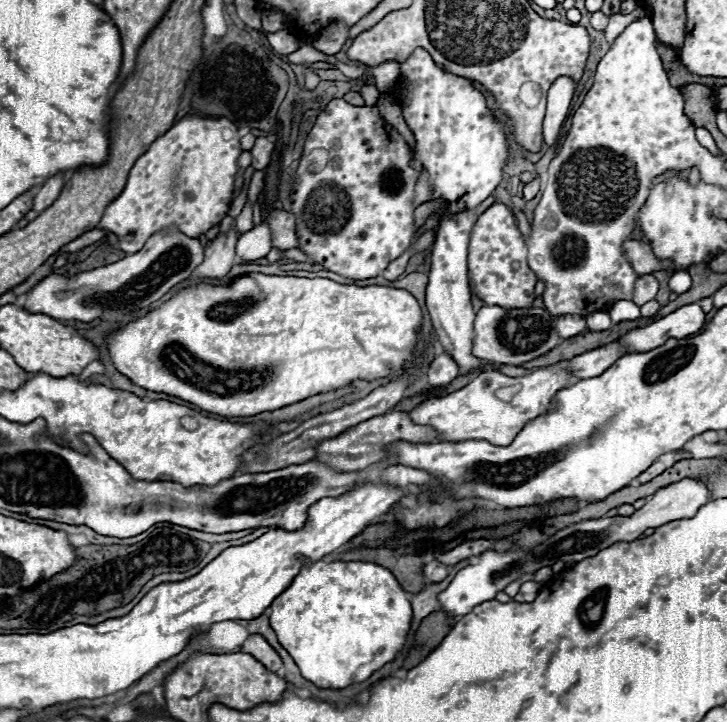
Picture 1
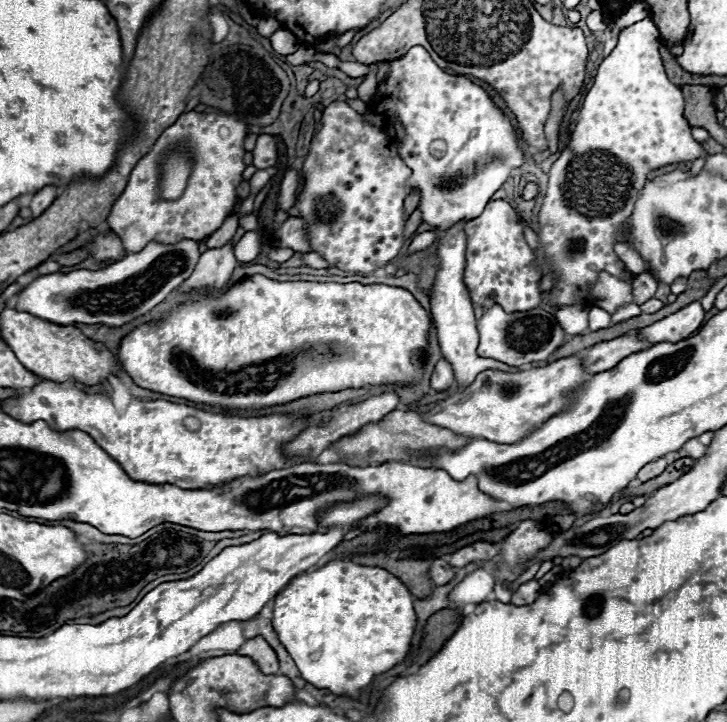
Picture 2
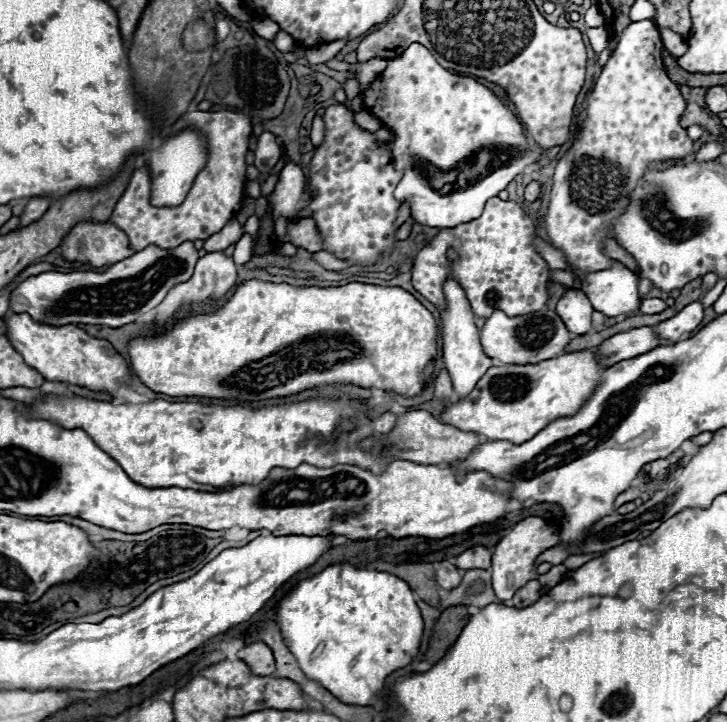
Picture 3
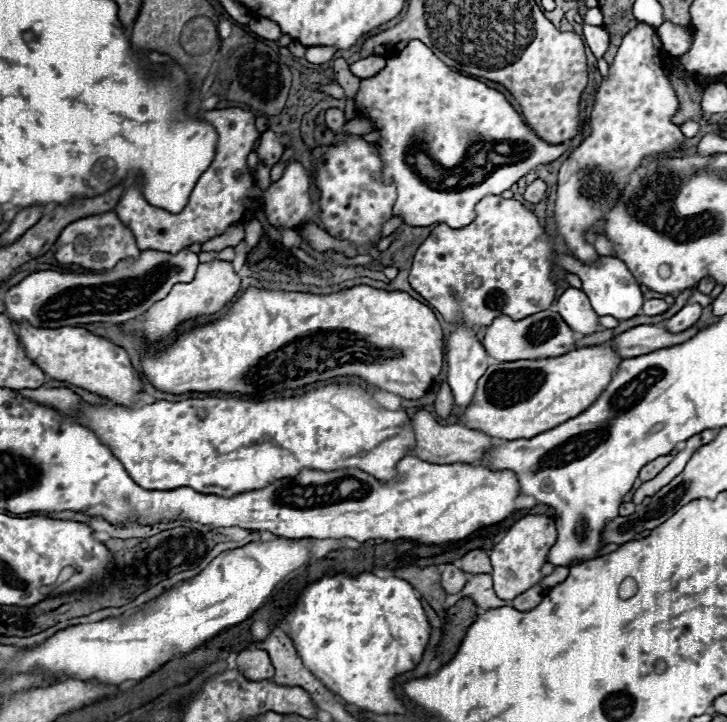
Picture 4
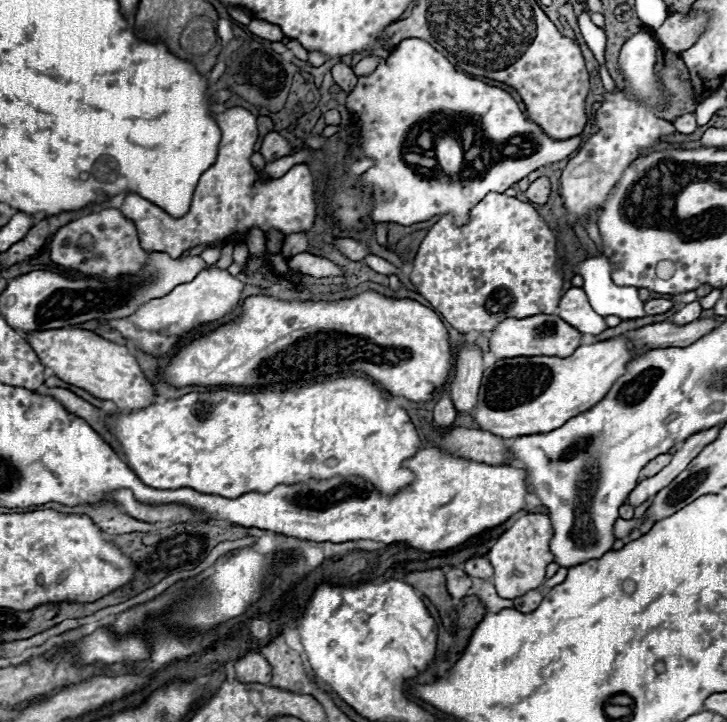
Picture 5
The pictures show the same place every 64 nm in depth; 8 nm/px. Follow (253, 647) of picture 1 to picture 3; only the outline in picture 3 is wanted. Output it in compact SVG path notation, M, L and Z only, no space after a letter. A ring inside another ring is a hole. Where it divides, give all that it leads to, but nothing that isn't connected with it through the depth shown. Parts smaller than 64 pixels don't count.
M260 640L252 642L252 644L246 644L238 652L238 658L248 662L252 672L258 674L258 676L272 676L276 672L276 662L274 662L272 650L264 642L260 642Z

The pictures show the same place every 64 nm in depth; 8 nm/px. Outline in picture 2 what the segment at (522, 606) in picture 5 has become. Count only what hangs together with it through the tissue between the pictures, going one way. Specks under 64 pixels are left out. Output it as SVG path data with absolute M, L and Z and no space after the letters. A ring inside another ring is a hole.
M530 580L526 584L522 584L514 594L512 594L512 604L516 606L524 606L524 604L532 604L538 598L540 592L540 584L536 580Z

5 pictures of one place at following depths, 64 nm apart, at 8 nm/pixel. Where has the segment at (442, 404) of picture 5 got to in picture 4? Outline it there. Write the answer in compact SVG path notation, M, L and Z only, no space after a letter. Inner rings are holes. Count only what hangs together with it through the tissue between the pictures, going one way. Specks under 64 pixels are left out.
M442 380L438 386L438 392L436 392L436 412L438 412L438 416L448 418L452 414L452 410L454 410L454 400L452 400L450 386L446 380Z

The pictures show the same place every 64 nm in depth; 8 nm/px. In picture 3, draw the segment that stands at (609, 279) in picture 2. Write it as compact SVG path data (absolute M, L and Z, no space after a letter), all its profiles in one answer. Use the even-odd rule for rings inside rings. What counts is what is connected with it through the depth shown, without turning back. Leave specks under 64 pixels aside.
M614 262L608 270L598 270L580 278L582 292L588 296L594 310L612 318L640 308L638 276L624 264Z

